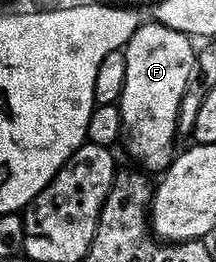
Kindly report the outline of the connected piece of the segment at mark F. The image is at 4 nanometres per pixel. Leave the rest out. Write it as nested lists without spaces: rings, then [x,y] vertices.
[[[150,20],[140,25],[123,48],[126,81],[117,104],[122,114],[123,130],[131,156],[149,173],[162,174],[176,154],[177,114],[187,79],[196,61],[191,37]]]

